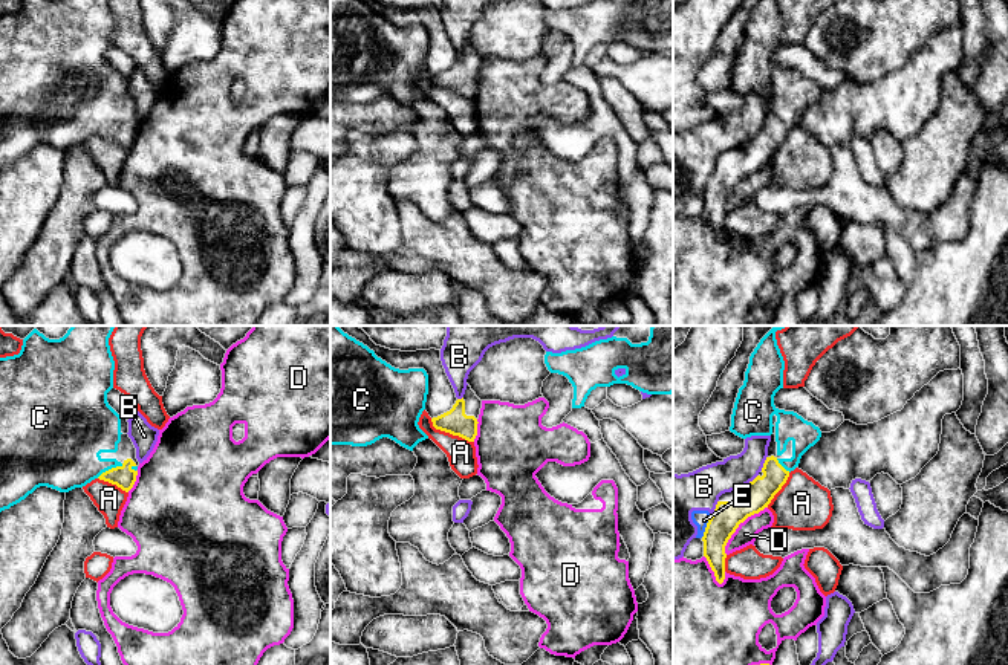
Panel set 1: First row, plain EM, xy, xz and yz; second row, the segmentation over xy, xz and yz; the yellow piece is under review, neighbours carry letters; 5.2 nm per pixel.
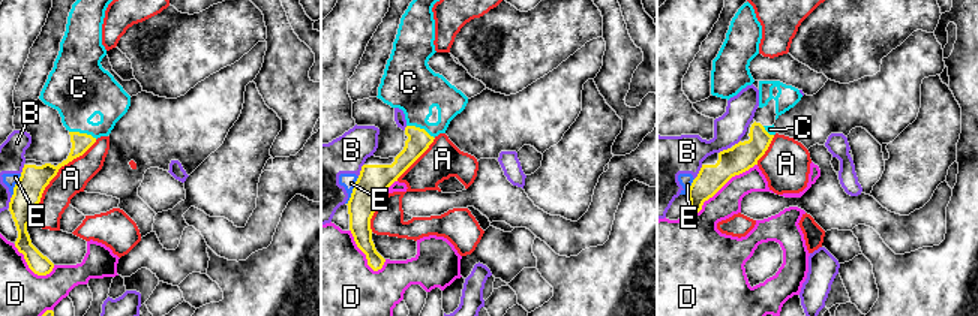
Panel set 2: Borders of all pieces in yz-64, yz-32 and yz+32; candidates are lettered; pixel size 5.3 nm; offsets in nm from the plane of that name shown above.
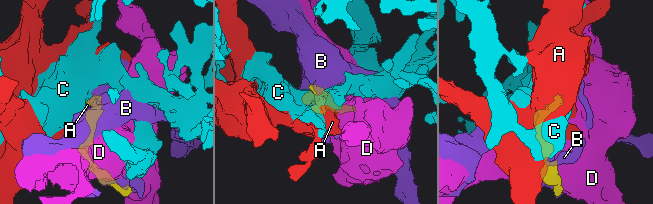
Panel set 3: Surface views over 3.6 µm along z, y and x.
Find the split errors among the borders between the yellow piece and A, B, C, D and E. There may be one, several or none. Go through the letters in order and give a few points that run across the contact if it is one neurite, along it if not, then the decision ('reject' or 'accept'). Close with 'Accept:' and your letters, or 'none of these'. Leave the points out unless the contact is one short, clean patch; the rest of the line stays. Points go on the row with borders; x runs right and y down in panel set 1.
A: reject
B: reject
C: line xy (124, 477), (109, 470), (80, 463), (65, 453); accept
D: reject
E: line yz (712, 515), (701, 537); reject
Accept: C

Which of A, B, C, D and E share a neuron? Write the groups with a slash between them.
A / B E / C / D

